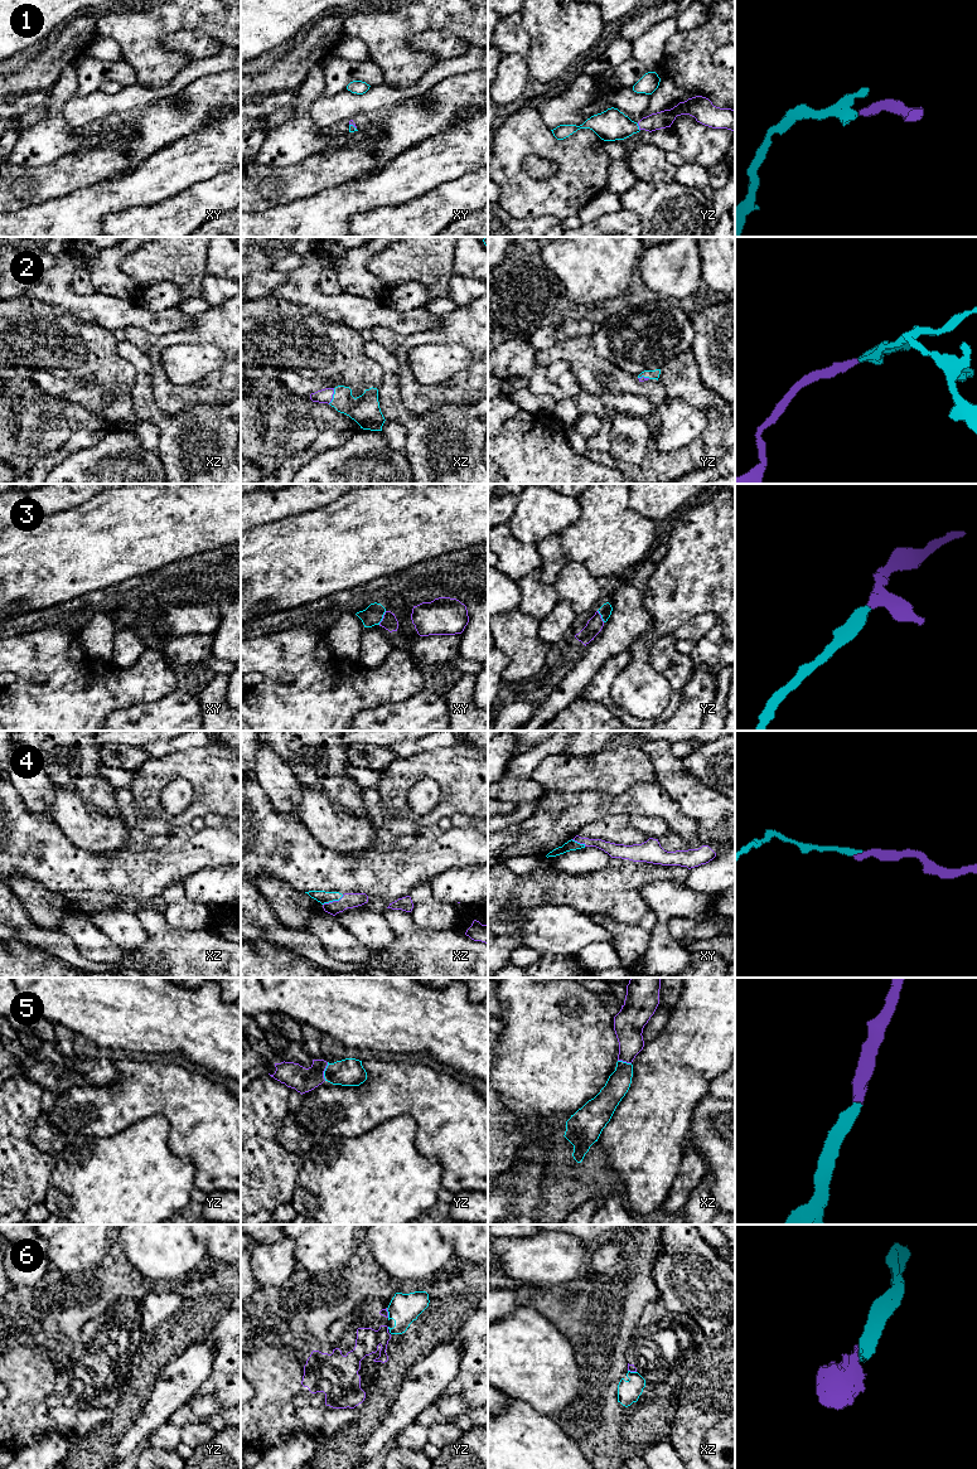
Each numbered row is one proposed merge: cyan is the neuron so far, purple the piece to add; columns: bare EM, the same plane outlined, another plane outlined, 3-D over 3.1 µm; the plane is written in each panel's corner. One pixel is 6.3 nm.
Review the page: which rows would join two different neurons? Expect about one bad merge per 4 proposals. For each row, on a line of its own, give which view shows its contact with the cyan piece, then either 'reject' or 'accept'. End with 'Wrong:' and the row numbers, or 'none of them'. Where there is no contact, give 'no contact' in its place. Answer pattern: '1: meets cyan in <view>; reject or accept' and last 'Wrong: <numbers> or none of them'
1: meets cyan in yz; accept
2: meets cyan in xz; accept
3: meets cyan in xy; accept
4: meets cyan in xz; accept
5: meets cyan in yz; accept
6: meets cyan in yz; reject
Wrong: 6

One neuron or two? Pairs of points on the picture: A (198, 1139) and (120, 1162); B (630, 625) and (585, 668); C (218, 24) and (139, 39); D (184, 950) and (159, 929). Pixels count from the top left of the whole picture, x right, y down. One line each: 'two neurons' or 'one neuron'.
A: two neurons
B: one neuron
C: one neuron
D: one neuron

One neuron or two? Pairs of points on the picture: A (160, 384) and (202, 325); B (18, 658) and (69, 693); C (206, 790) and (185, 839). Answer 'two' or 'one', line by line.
A: one
B: one
C: two

